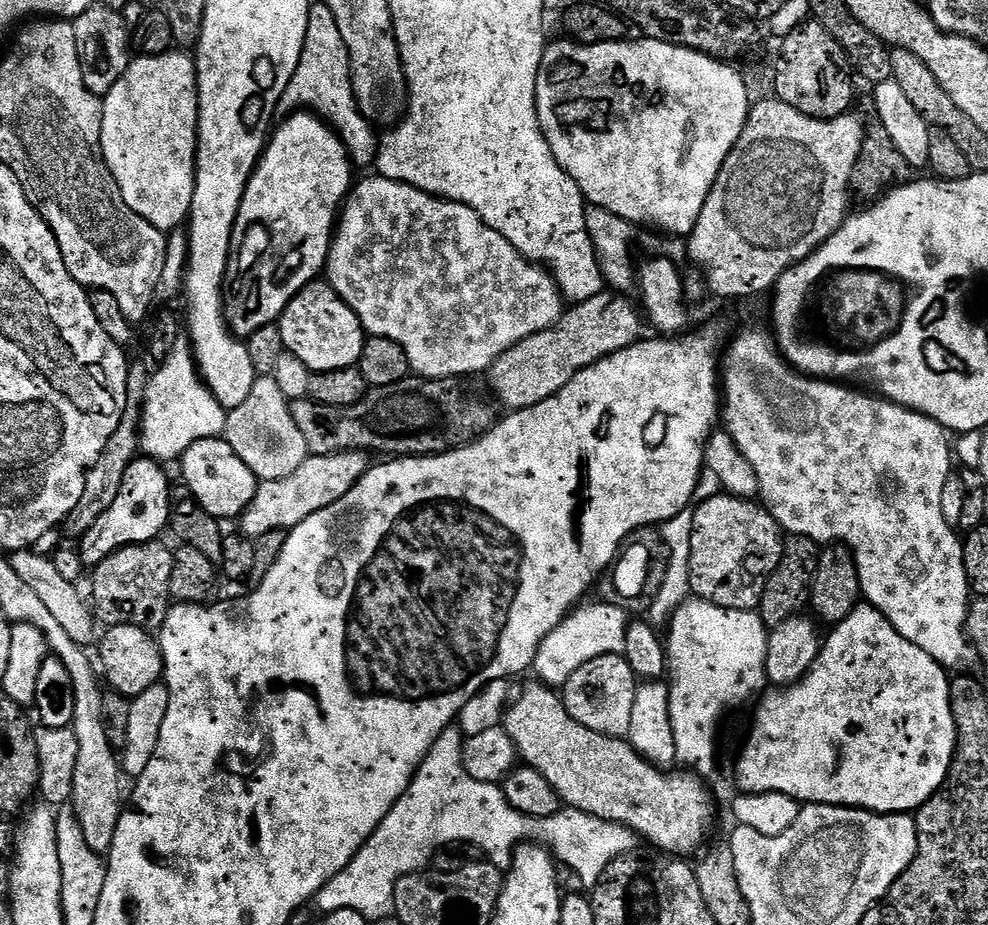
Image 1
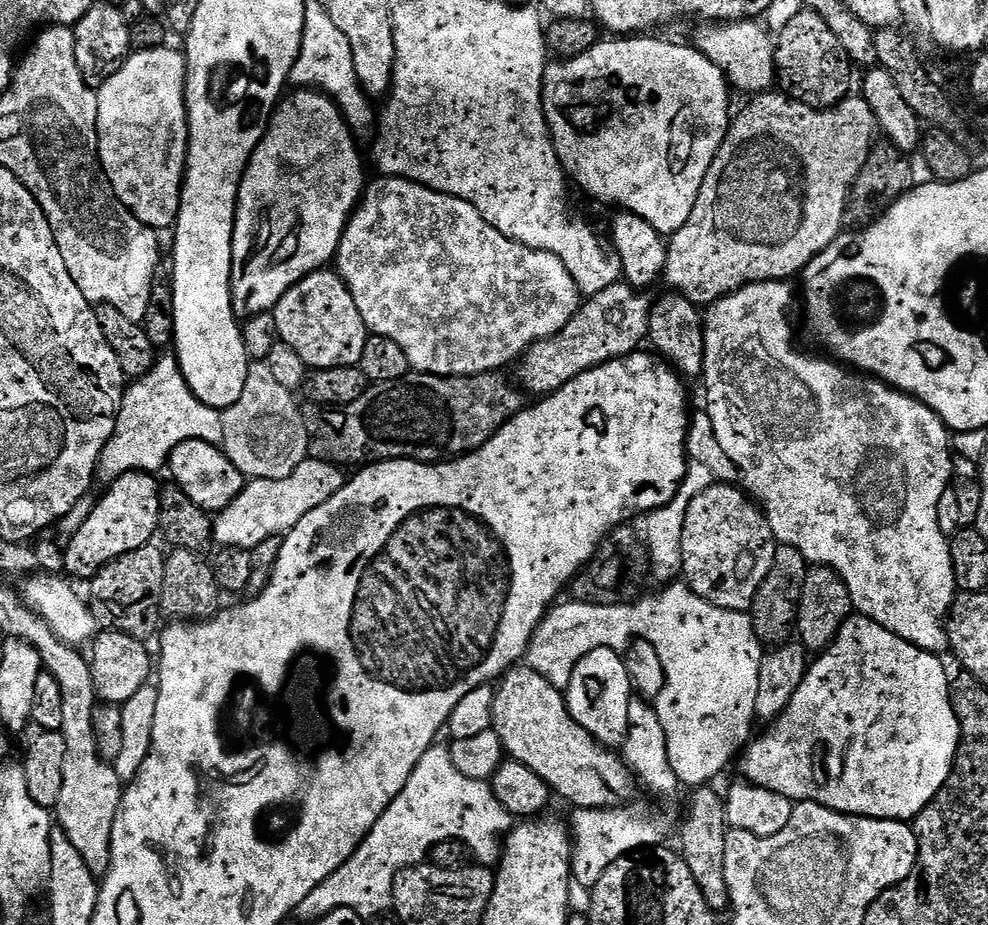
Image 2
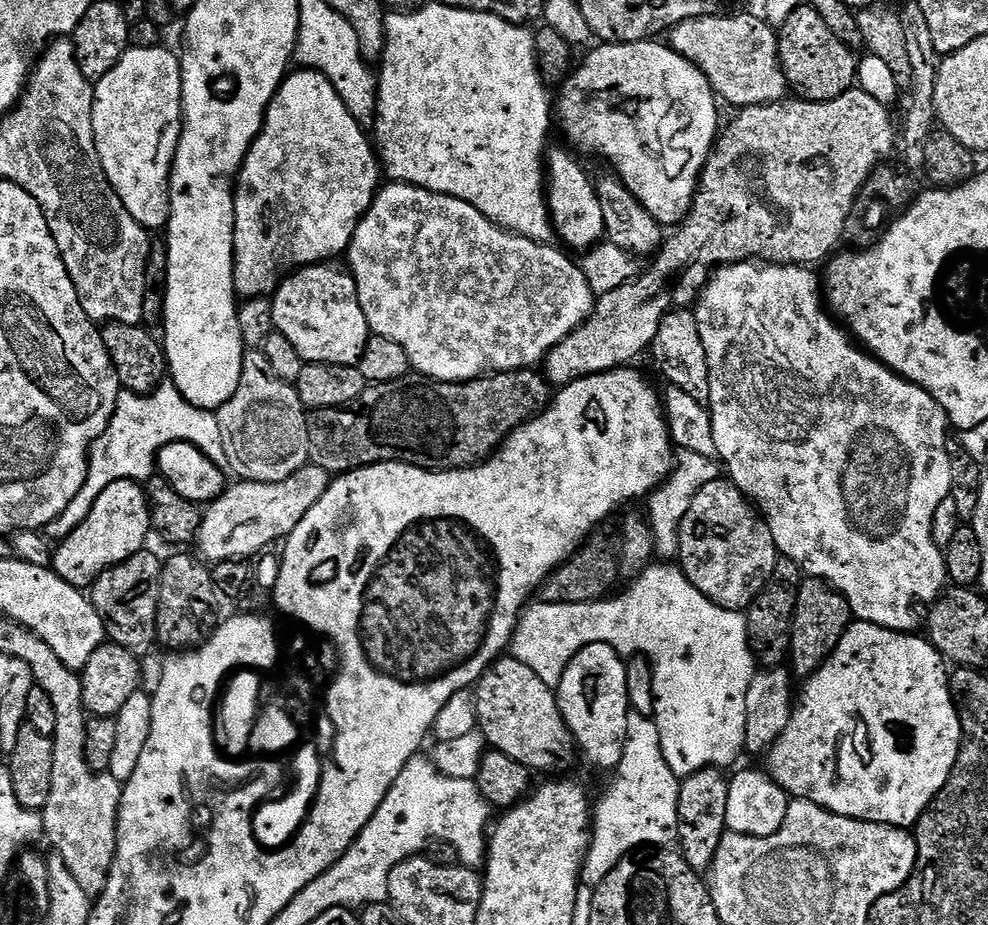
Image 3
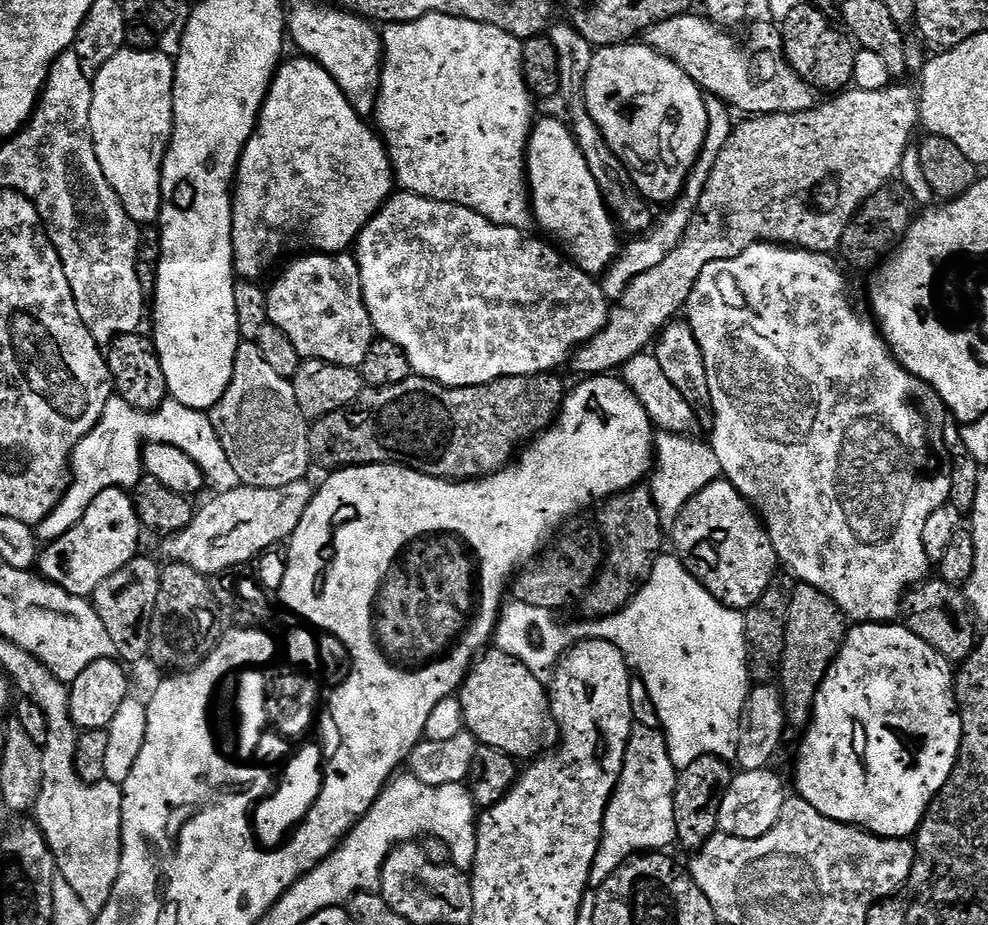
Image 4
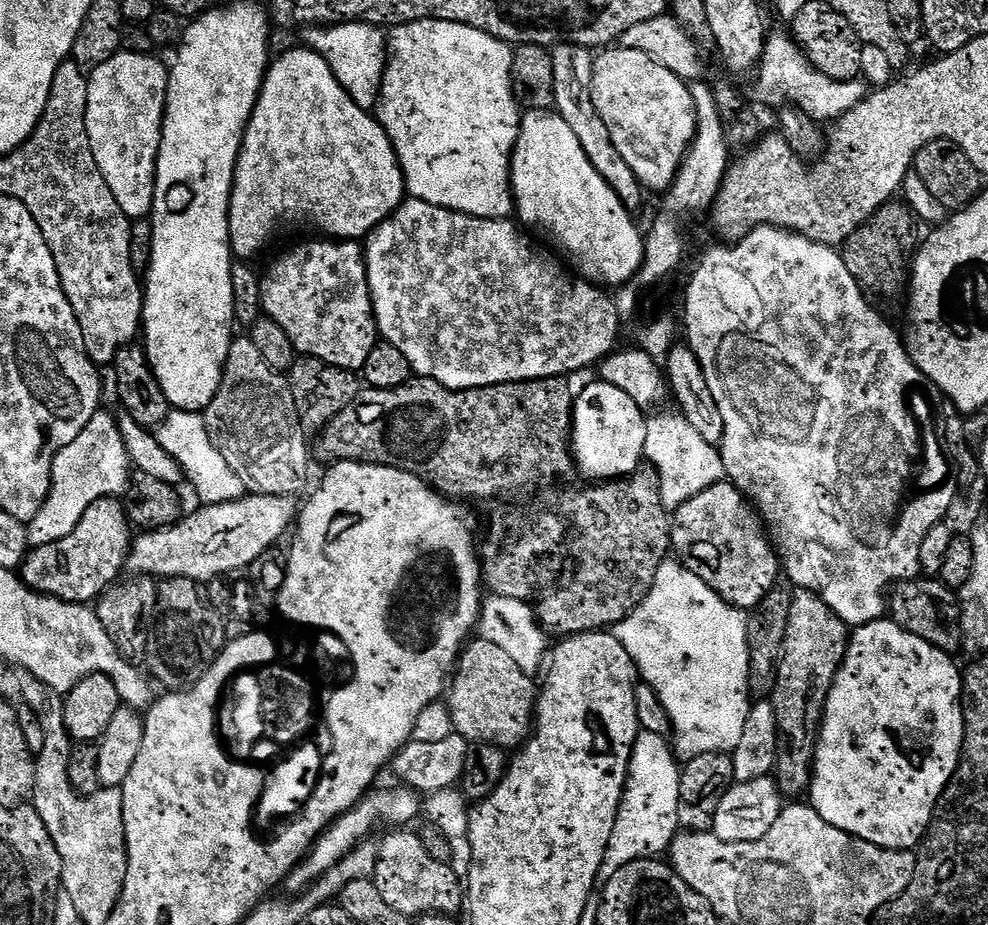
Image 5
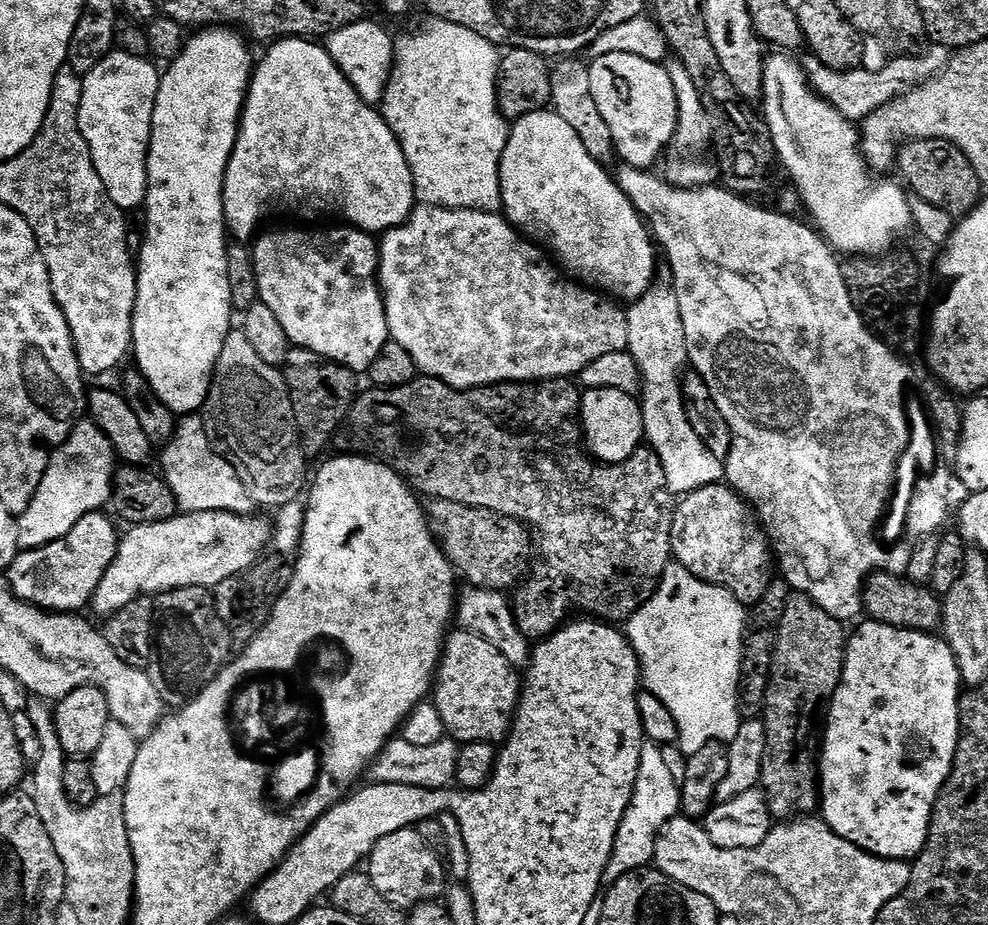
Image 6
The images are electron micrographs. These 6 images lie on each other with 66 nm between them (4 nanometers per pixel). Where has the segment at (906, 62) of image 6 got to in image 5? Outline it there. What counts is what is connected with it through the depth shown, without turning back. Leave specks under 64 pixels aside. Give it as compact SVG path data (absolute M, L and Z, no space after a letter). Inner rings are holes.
M787 31L776 32L773 36L771 33L765 39L764 53L760 58L758 71L755 73L755 76L756 92L766 103L780 104L785 100L788 103L785 105L795 106L803 115L816 122L821 122L820 120L834 122L842 114L854 110L854 106L858 106L858 102L862 102L870 92L869 85L860 78L854 80L831 80L826 78L826 74L822 74L822 70L818 70L809 62L804 52L796 45L796 41L792 39Z

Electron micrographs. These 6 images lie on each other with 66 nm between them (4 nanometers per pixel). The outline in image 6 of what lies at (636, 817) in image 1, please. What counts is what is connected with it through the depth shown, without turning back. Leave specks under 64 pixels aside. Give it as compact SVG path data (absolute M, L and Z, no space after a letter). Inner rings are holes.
M463 630L449 631L430 692L431 703L442 716L445 733L461 745L474 742L499 745L507 740L518 707L518 689L522 684L516 672L502 650L490 646L486 638Z

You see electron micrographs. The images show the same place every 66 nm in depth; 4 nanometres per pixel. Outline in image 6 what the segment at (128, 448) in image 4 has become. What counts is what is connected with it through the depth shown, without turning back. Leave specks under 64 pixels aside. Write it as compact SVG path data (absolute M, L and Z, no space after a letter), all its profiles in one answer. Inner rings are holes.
M188 414L183 417L176 425L176 432L172 439L163 445L162 452L164 457L161 458L160 464L164 480L170 486L170 490L176 496L176 503L181 513L185 512L236 512L240 516L247 516L257 511L257 504L252 501L246 486L238 478L234 466L226 462L212 448L208 440L208 435L204 432L204 421L199 415ZM82 418L68 435L68 441L60 445L53 452L46 474L24 512L19 513L16 525L18 526L18 542L21 549L41 548L74 530L74 522L91 512L99 512L112 498L112 478L117 467L118 457L112 450L112 444L102 434L102 430L90 418Z

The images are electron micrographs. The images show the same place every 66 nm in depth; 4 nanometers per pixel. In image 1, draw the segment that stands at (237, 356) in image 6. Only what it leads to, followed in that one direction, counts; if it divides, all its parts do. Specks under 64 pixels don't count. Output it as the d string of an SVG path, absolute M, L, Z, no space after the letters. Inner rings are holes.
M271 375L257 378L246 402L228 412L223 439L250 466L259 481L277 480L294 474L294 470L298 470L309 455L301 421L295 411L292 413L292 408L293 405L286 394L278 390L278 382Z

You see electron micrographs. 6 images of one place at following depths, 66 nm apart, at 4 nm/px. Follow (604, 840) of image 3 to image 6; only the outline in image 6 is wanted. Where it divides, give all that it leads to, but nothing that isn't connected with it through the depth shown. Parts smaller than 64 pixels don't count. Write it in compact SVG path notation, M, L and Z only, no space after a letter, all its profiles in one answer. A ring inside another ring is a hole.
M645 743L640 773L636 779L636 786L632 790L632 801L618 826L614 850L604 871L605 889L614 886L618 878L637 872L640 868L649 867L656 858L656 839L660 837L660 831L666 826L666 822L681 815L680 781L674 778L674 774L670 774L663 754L664 748L661 745Z

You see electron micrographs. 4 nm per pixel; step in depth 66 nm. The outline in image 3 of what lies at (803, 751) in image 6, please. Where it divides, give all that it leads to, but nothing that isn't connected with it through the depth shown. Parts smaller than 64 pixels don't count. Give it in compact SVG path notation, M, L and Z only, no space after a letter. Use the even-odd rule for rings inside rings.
M801 579L796 613L792 619L791 671L800 678L813 676L820 665L828 659L830 653L836 649L840 636L848 629L852 619L852 607L846 602L844 595L837 592L827 580Z

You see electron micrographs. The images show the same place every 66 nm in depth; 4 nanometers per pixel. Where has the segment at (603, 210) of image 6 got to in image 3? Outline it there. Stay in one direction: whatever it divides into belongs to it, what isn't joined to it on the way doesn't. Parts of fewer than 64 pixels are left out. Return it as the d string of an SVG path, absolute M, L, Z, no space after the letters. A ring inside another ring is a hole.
M556 152L546 160L546 195L548 198L548 211L552 213L552 223L558 236L561 236L568 244L573 244L581 250L591 249L605 239L604 219L602 218L602 206L596 193L596 185L593 177L584 173L584 168L568 152Z

